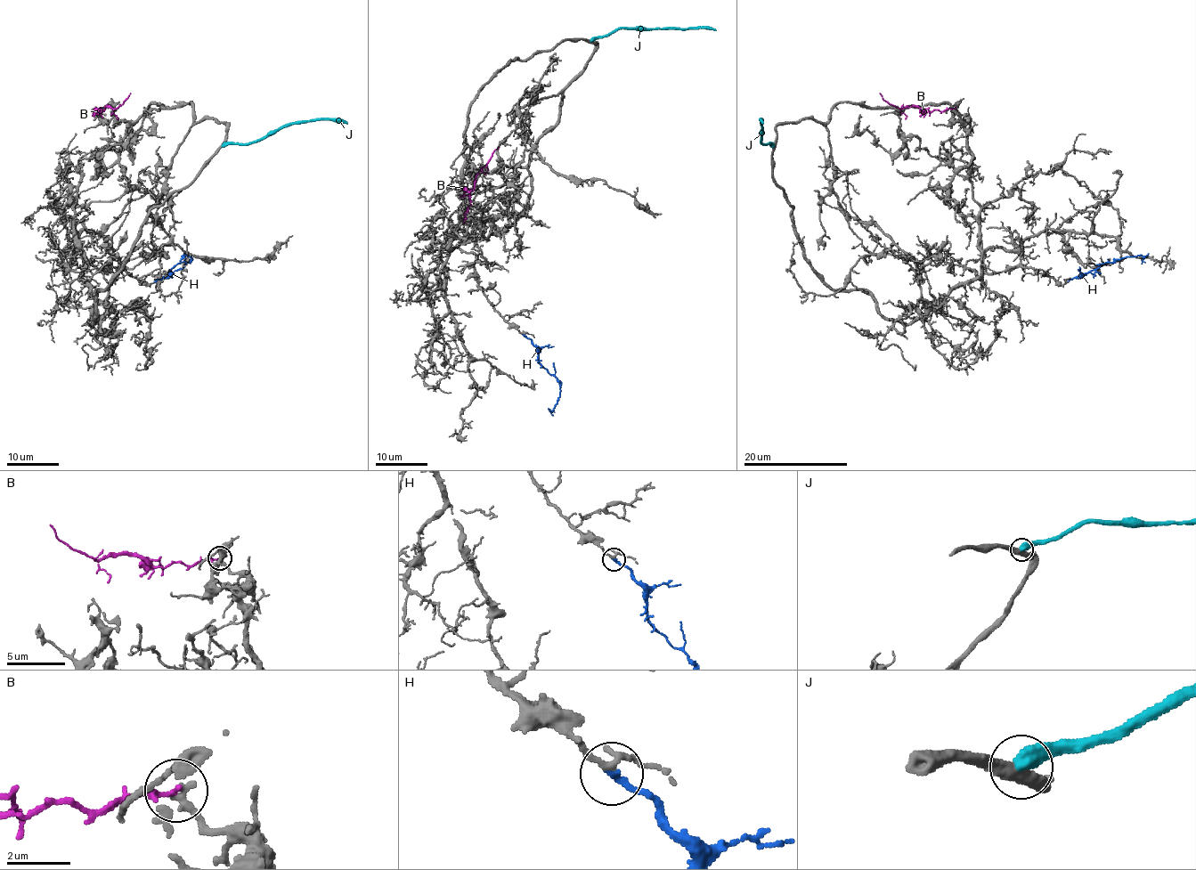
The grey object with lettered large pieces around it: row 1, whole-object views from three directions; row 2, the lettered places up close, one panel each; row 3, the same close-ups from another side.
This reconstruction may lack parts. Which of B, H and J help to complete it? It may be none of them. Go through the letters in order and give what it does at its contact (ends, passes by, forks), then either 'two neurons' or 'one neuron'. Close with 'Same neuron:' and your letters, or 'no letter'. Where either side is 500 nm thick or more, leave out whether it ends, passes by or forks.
B: it ends; two neurons
H: it ends; one neuron
J: two neurons
Same neuron: H

